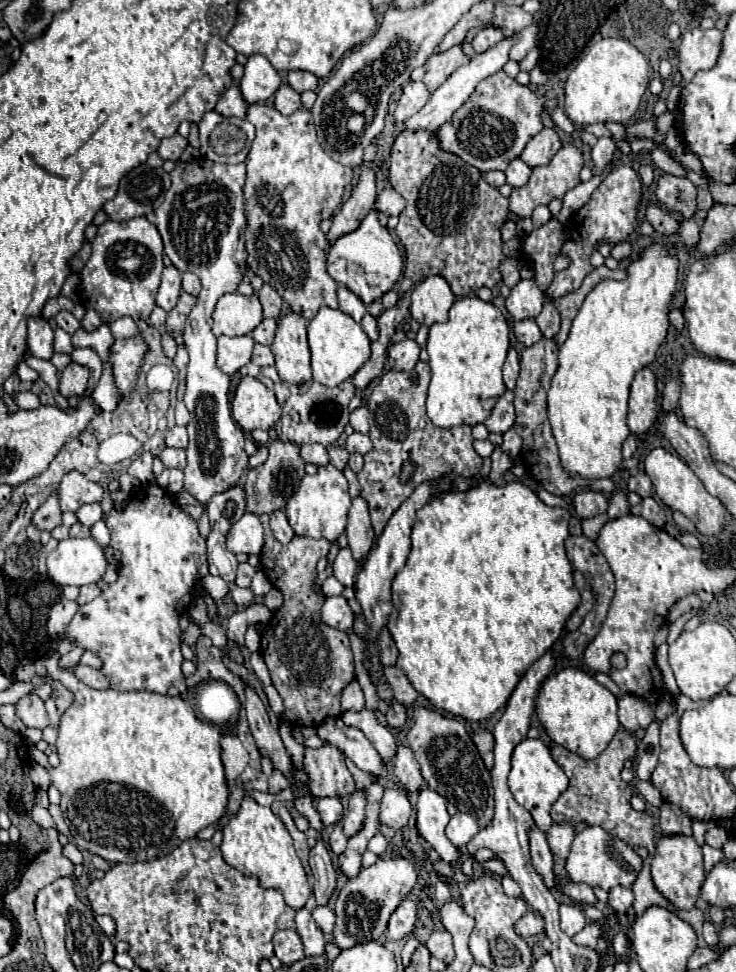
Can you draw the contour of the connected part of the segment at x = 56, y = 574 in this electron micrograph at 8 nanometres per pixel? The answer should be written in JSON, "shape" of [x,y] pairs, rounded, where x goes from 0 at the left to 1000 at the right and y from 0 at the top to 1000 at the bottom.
{"shape":[[[90,553],[63,576],[68,595],[82,603],[130,601],[144,584],[141,564],[128,553]]]}

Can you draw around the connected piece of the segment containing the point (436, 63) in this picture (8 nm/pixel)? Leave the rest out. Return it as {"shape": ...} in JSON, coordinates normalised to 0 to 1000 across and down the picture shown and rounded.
{"shape":[[[614,47],[601,56],[590,56],[576,68],[565,70],[560,74],[560,82],[573,82],[579,84],[579,88],[584,88],[584,93],[592,93],[601,84],[606,84],[606,80],[617,72],[622,72],[636,64],[639,64],[639,58],[633,58],[625,47]]]}

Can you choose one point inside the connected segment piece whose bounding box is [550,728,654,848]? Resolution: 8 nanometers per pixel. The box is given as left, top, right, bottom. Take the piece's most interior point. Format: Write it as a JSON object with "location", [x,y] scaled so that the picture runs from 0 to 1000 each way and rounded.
{"location":[810,818]}

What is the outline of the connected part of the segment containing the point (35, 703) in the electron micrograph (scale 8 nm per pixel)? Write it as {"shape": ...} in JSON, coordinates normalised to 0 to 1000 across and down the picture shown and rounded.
{"shape":[[[46,714],[33,716],[22,724],[22,735],[38,749],[60,751],[65,747],[65,735],[60,730],[60,722],[52,716],[46,716]]]}

